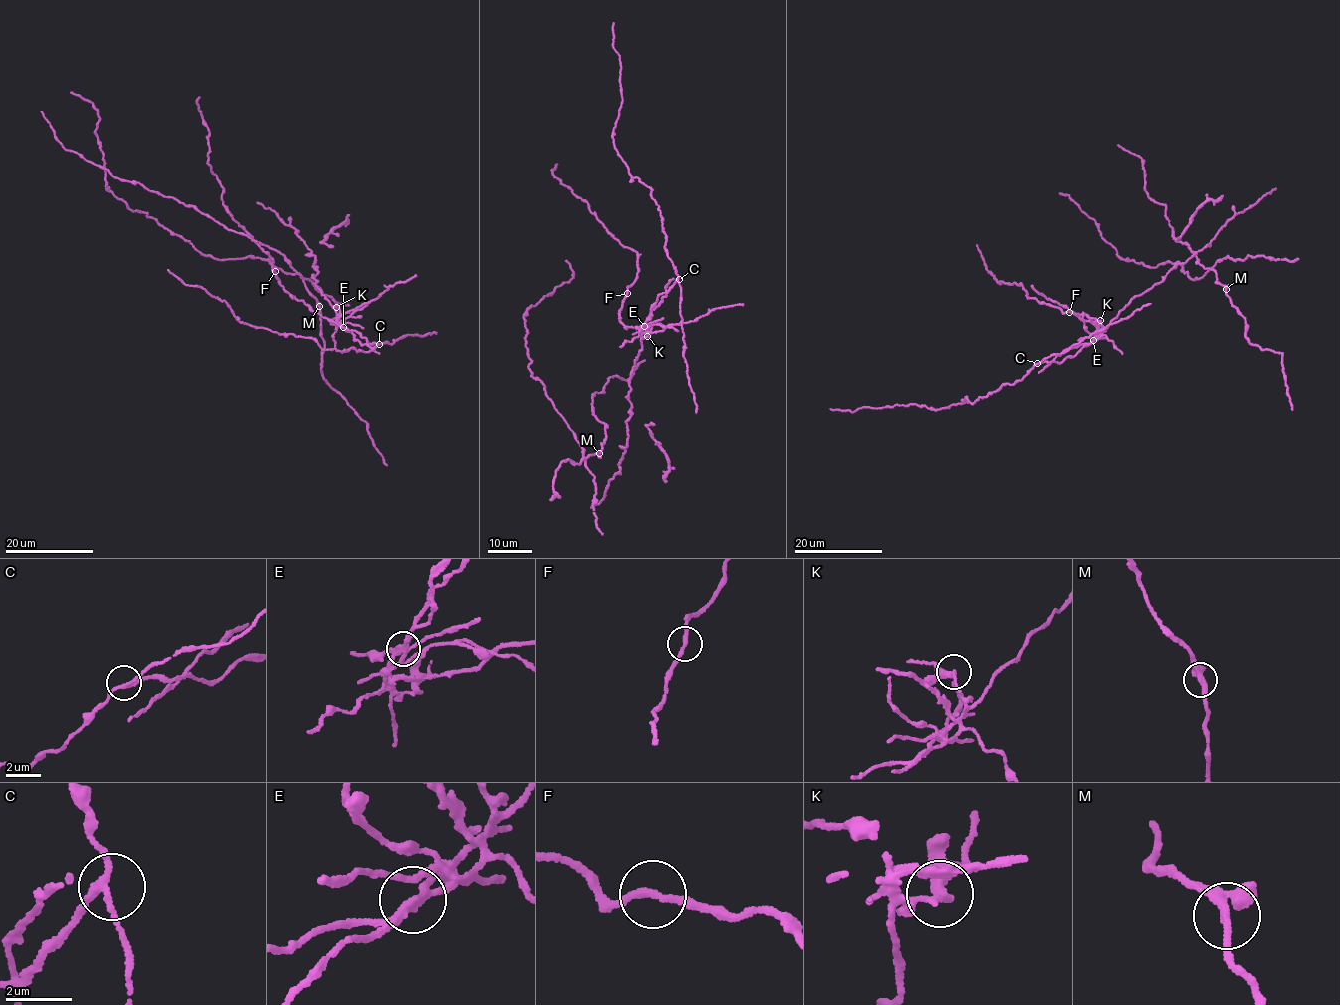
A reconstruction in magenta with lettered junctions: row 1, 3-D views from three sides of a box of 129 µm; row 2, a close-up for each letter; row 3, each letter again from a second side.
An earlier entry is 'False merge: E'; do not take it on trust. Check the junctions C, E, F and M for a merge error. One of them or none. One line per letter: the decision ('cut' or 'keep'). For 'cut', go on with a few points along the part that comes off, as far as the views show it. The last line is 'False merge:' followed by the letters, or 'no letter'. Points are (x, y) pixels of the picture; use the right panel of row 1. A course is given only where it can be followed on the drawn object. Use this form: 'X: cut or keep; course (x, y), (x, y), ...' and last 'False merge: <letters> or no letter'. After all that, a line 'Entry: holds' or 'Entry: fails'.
C: keep
E: cut; course (1093, 341), (1102, 335), (1104, 329), (1132, 298), (1164, 279), (1170, 269), (1187, 261), (1226, 221), (1276, 188)
F: keep
M: keep
False merge: E
Entry: holds

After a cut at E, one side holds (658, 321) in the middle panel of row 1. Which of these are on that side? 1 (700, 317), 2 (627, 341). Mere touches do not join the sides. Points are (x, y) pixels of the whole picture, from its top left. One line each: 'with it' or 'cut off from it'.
1: with it
2: with it

